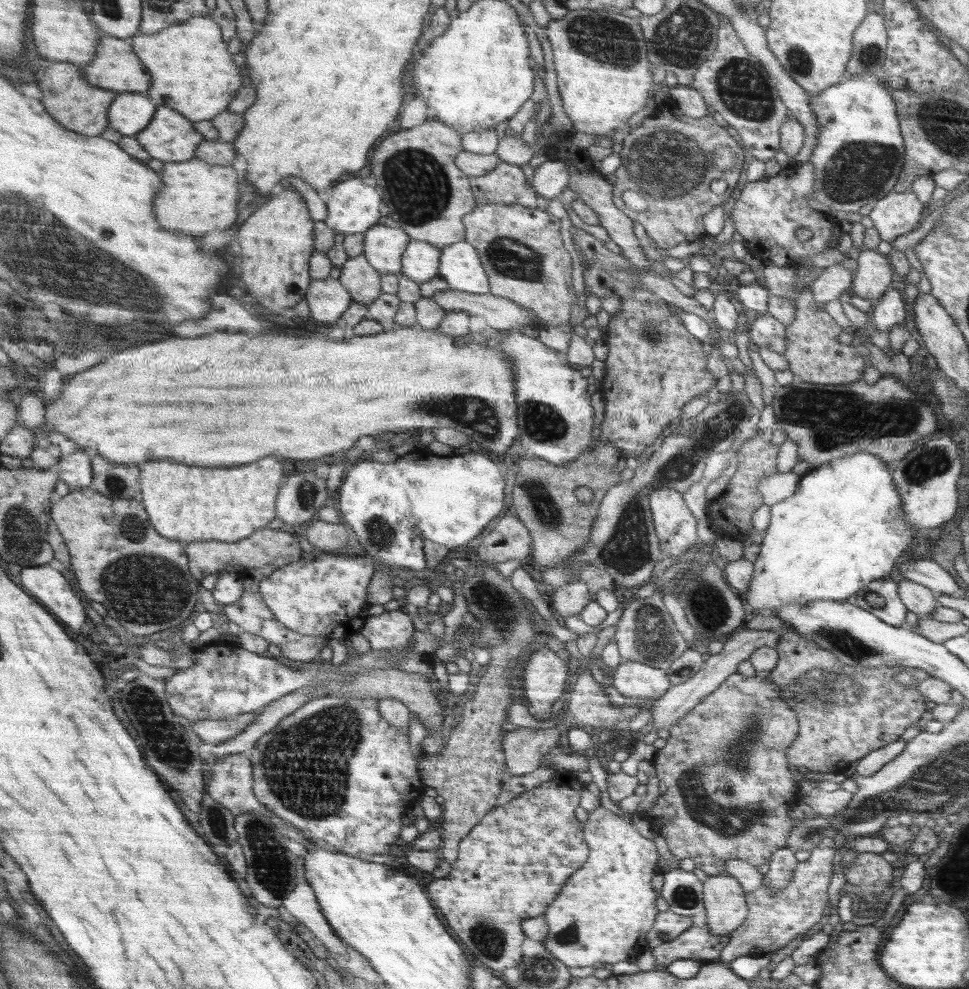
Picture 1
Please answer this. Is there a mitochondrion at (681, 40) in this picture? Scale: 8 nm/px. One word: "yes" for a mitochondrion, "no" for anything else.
yes

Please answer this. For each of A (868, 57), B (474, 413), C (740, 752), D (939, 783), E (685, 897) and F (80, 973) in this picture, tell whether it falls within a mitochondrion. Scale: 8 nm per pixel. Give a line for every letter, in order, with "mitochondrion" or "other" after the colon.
A: mitochondrion
B: mitochondrion
C: mitochondrion
D: mitochondrion
E: mitochondrion
F: other

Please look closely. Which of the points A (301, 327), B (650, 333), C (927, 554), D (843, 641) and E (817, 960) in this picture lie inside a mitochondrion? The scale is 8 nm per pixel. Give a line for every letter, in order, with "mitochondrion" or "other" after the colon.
A: other
B: mitochondrion
C: other
D: mitochondrion
E: other

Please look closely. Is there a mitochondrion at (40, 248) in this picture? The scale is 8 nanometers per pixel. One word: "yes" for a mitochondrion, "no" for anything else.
yes

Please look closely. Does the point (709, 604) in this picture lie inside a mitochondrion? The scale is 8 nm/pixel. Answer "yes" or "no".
yes

